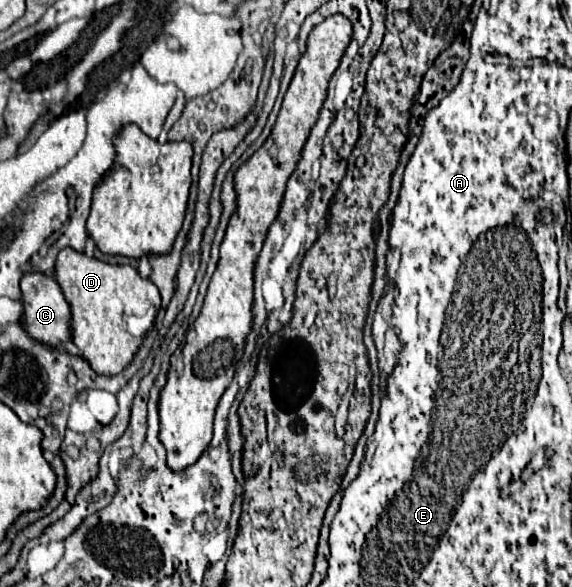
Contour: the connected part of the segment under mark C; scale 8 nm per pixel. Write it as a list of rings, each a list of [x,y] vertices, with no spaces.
[[[33,272],[25,274],[21,278],[21,304],[23,304],[23,318],[25,318],[25,330],[31,338],[49,344],[49,346],[61,346],[73,340],[73,316],[71,306],[65,300],[57,280],[53,276]]]

